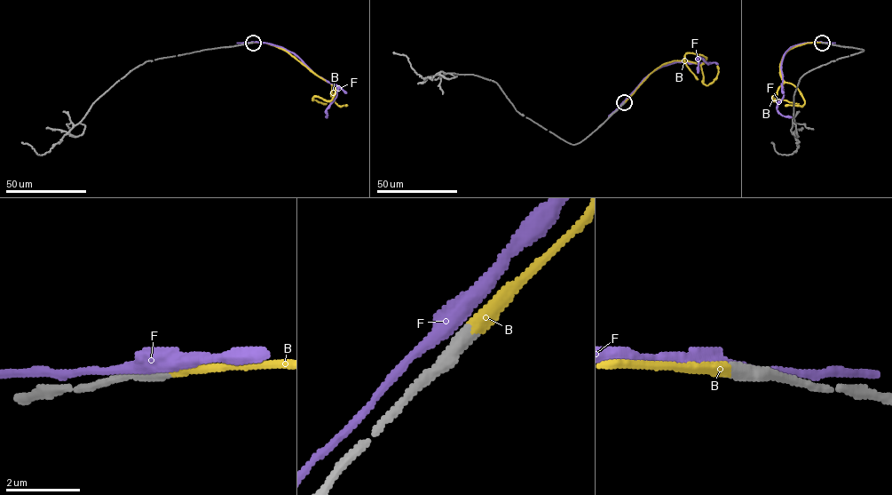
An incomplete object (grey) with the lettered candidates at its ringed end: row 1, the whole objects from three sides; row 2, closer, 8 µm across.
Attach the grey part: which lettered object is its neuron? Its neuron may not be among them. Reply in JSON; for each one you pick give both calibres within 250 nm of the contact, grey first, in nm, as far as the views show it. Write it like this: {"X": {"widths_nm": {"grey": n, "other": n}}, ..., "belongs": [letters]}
{"B": {"widths_nm": {"grey": 440, "other": 360}}, "belongs": ["B"]}

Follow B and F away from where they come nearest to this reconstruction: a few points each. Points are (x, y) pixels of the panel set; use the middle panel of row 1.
B: (624, 102), (663, 64), (674, 60), (702, 64), (706, 58), (688, 53), (684, 56), (684, 63), (698, 79)
F: (623, 102), (646, 76), (659, 67), (677, 62), (709, 63), (698, 58), (698, 73)

